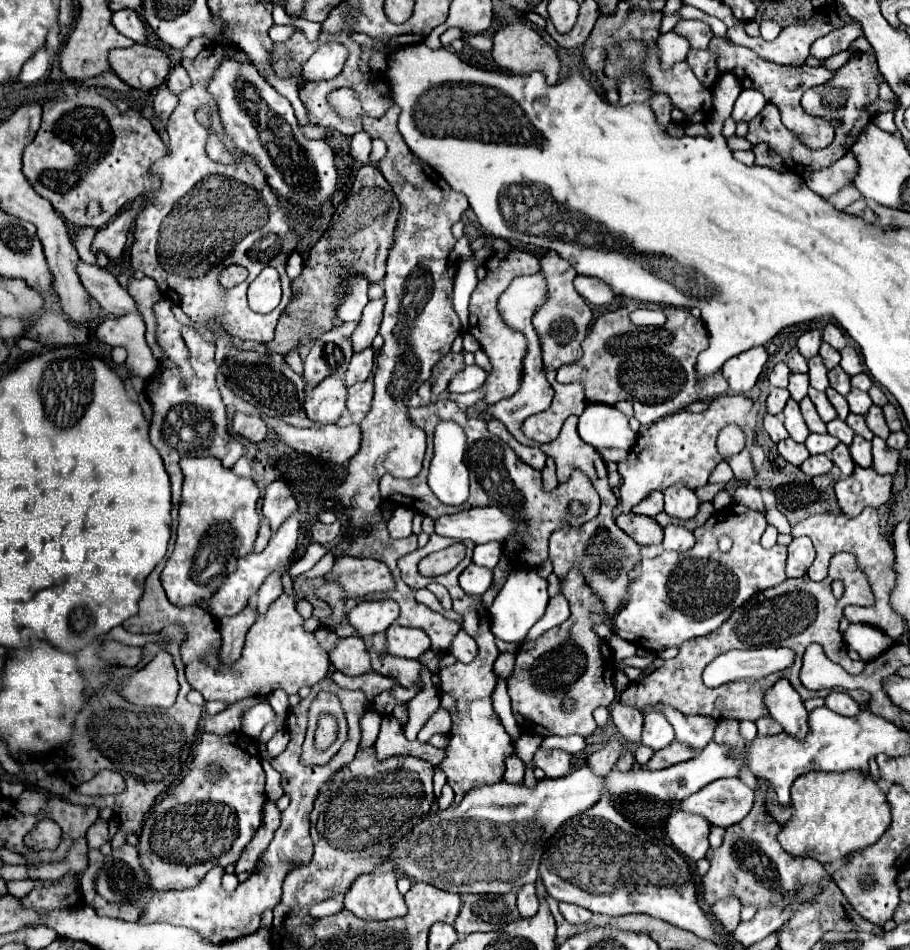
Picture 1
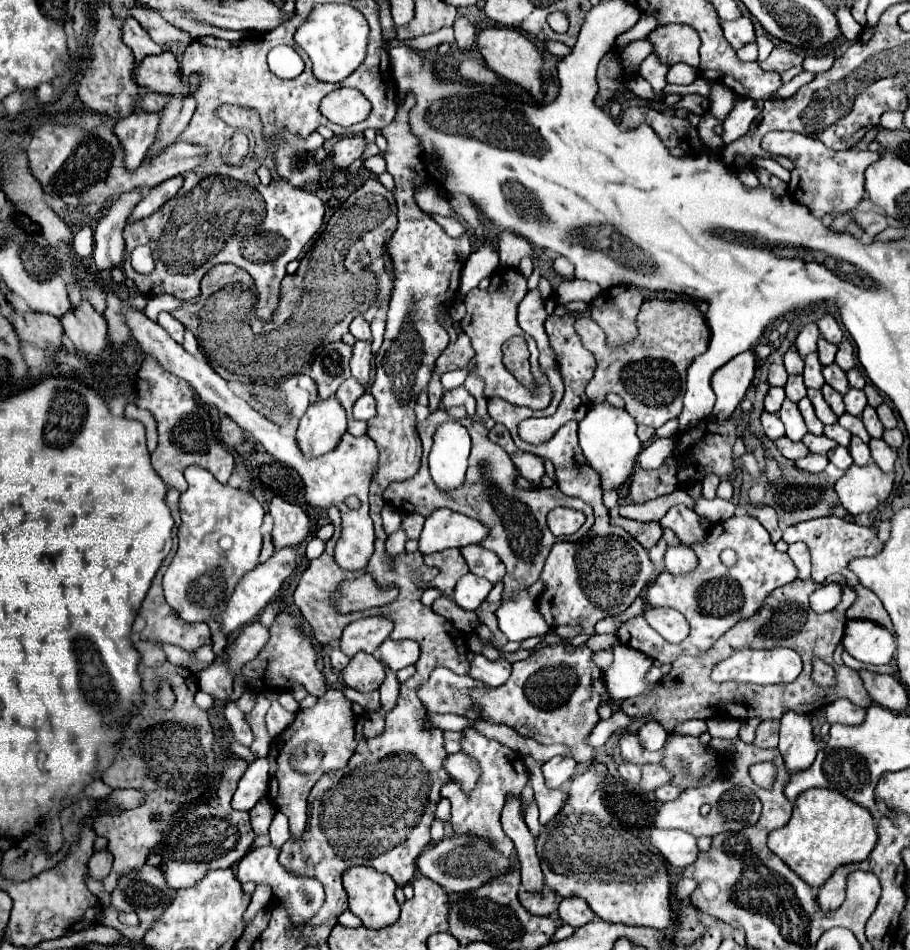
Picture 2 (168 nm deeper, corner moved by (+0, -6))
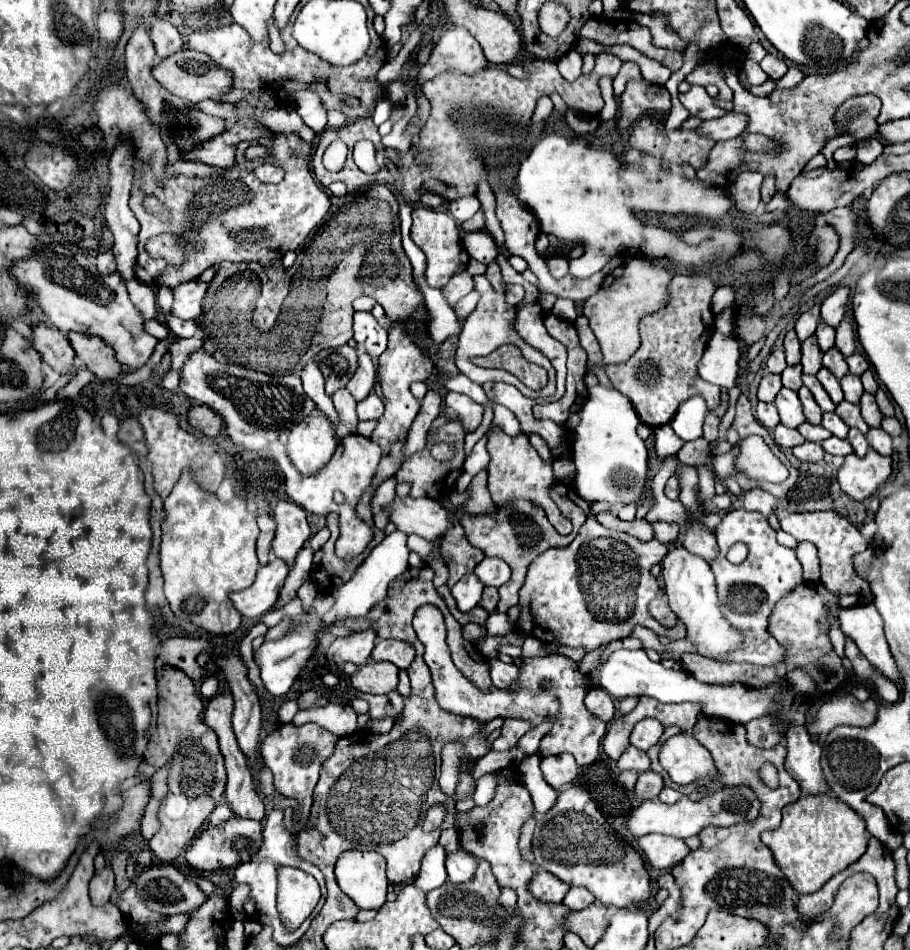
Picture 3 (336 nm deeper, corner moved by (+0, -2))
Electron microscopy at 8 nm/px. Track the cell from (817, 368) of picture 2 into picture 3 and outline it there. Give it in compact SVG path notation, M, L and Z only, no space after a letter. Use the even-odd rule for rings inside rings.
M814 336L802 342L802 362L800 364L804 368L804 374L816 374L822 368L822 350Z

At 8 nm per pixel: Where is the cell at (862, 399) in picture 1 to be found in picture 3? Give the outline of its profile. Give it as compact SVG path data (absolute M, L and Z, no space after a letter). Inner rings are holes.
M846 374L842 380L842 390L844 390L844 398L852 404L858 404L860 402L860 396L864 394L864 388L862 388L862 382L860 382L860 376L852 376L852 374Z

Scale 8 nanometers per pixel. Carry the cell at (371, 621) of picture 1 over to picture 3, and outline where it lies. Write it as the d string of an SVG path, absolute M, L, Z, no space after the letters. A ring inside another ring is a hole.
M374 630L354 632L346 638L336 638L326 650L326 660L334 664L354 662L356 666L362 666L370 658L370 652L374 648L374 638L376 638Z

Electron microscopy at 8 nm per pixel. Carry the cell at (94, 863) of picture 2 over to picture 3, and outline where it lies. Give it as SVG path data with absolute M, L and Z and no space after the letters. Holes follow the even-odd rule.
M106 864L100 872L94 874L94 878L90 880L90 900L94 902L94 906L102 906L110 900L110 894L114 890L114 872L112 868Z

